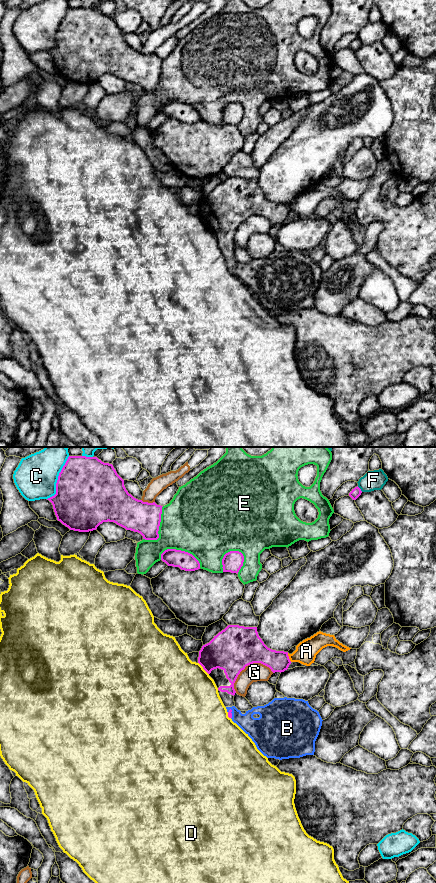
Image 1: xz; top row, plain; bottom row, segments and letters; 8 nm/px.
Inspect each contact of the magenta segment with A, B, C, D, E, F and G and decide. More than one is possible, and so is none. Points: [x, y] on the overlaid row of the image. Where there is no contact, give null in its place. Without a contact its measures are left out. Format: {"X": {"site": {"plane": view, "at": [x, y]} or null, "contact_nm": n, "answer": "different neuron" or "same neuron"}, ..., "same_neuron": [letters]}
{"A": {"site": {"plane": "xz", "at": [288, 657]}, "contact_nm": 80, "answer": "different neuron"}, "B": {"site": {"plane": "xz", "at": [231, 713]}, "contact_nm": 90, "answer": "same neuron"}, "C": {"site": {"plane": "xz", "at": [58, 479]}, "contact_nm": 400, "answer": "different neuron"}, "D": {"site": {"plane": "xz", "at": [203, 668]}, "contact_nm": 130, "answer": "different neuron"}, "E": {"site": {"plane": "xz", "at": [225, 554]}, "contact_nm": 220, "answer": "different neuron"}, "F": {"site": {"plane": "xz", "at": [360, 489]}, "contact_nm": 60, "answer": "different neuron"}, "G": {"site": {"plane": "xz", "at": [246, 665]}, "contact_nm": 360, "answer": "different neuron"}, "same_neuron": ["B"]}

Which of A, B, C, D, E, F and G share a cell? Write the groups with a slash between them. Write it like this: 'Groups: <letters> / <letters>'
Groups: A / B / C / D / E / F / G

